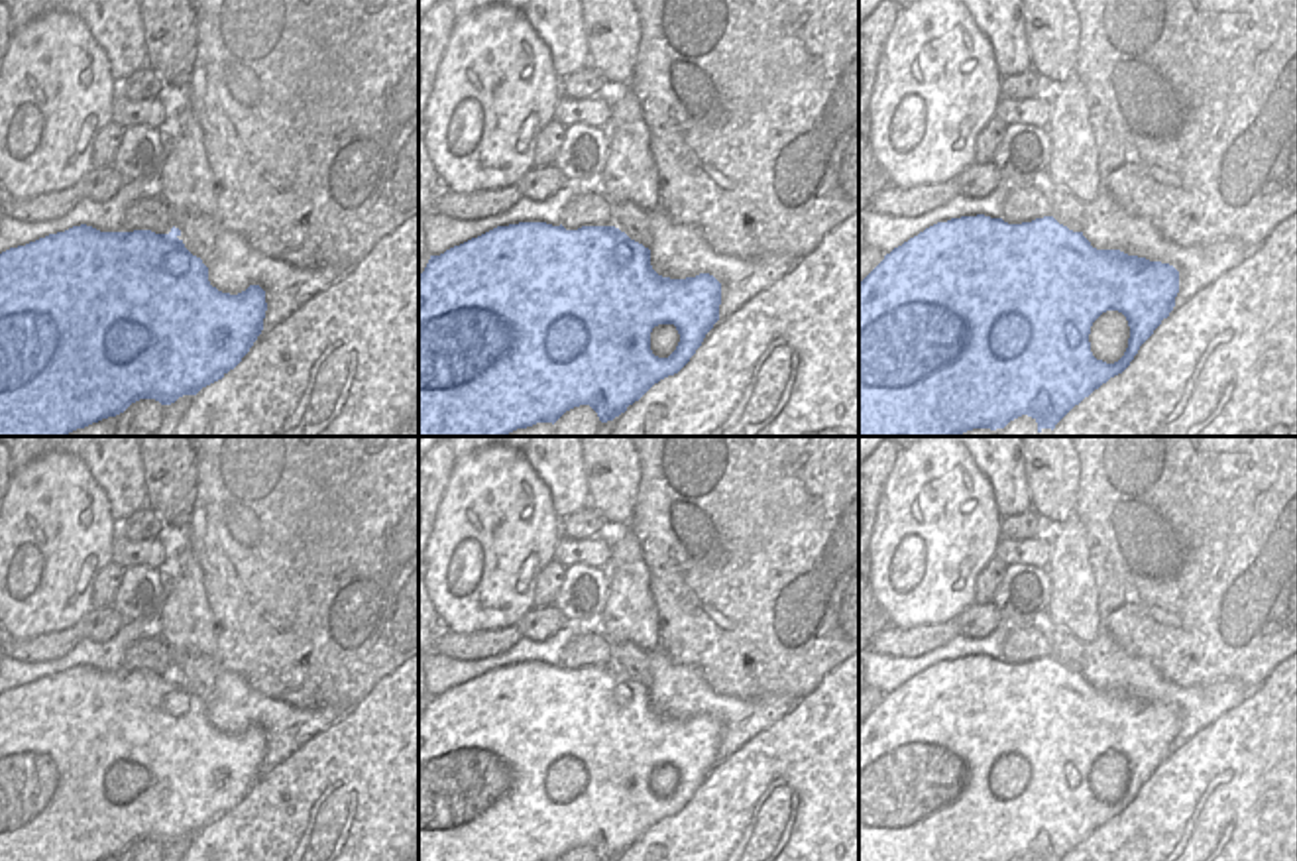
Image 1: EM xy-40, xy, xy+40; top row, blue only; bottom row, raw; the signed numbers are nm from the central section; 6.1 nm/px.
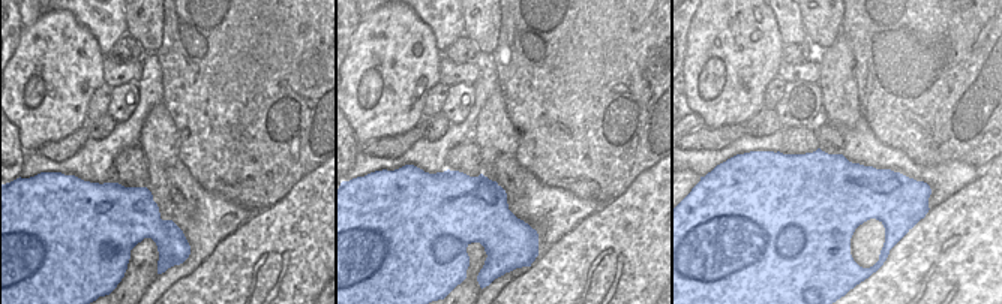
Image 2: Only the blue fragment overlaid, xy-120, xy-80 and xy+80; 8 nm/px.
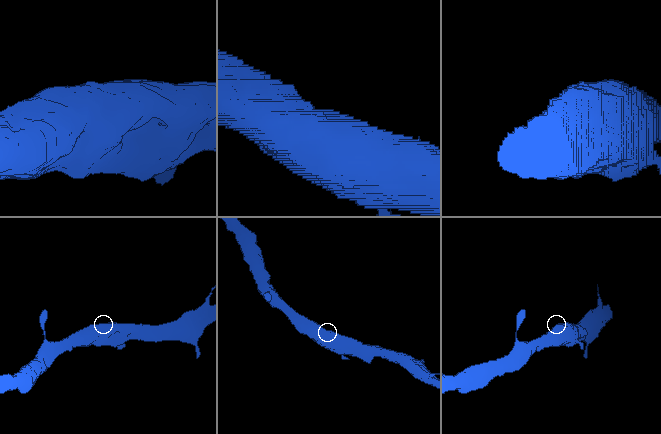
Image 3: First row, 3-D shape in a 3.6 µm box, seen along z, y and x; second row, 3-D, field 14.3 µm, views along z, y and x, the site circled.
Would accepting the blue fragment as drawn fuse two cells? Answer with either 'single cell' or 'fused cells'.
single cell

